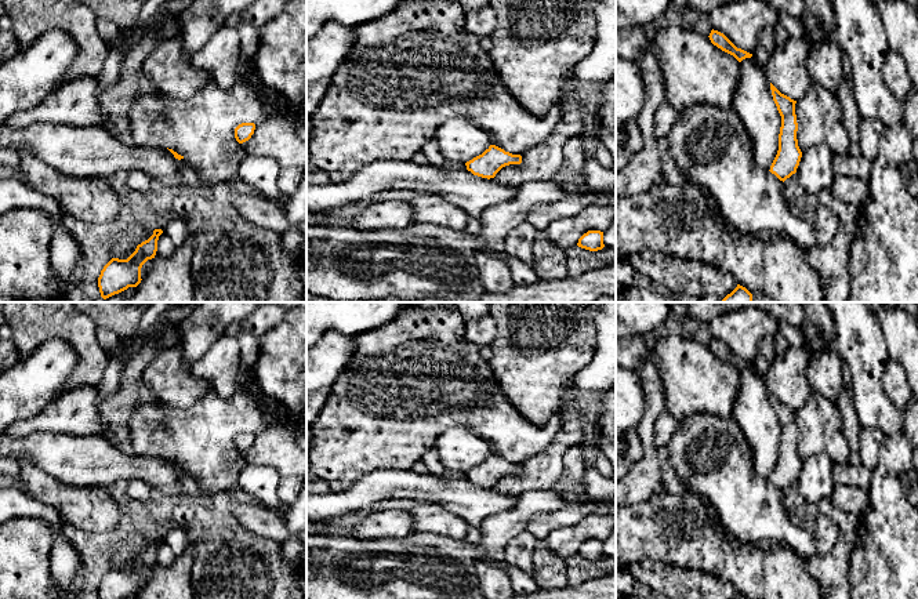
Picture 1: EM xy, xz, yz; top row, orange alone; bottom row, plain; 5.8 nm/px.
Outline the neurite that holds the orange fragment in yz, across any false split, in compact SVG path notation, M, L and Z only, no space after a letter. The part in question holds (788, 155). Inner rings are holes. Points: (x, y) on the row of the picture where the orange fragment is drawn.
M772 83L770 90L773 101L781 116L781 127L779 134L779 150L769 171L784 182L787 178L797 173L797 168L802 157L802 152L798 146L797 139L798 131L795 115L797 101L781 94Z

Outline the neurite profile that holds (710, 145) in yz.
M710 104L683 108L667 141L678 170L710 196L734 229L740 232L779 230L797 244L808 248L817 246L813 224L791 213L784 182L755 164L751 137L733 108L722 109Z

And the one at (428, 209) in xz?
M417 193L410 204L414 211L411 229L421 229L424 225L436 225L453 230L464 230L471 219L464 210L439 195Z

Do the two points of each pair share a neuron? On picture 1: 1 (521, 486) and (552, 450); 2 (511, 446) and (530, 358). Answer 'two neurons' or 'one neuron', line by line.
1: one neuron
2: two neurons

